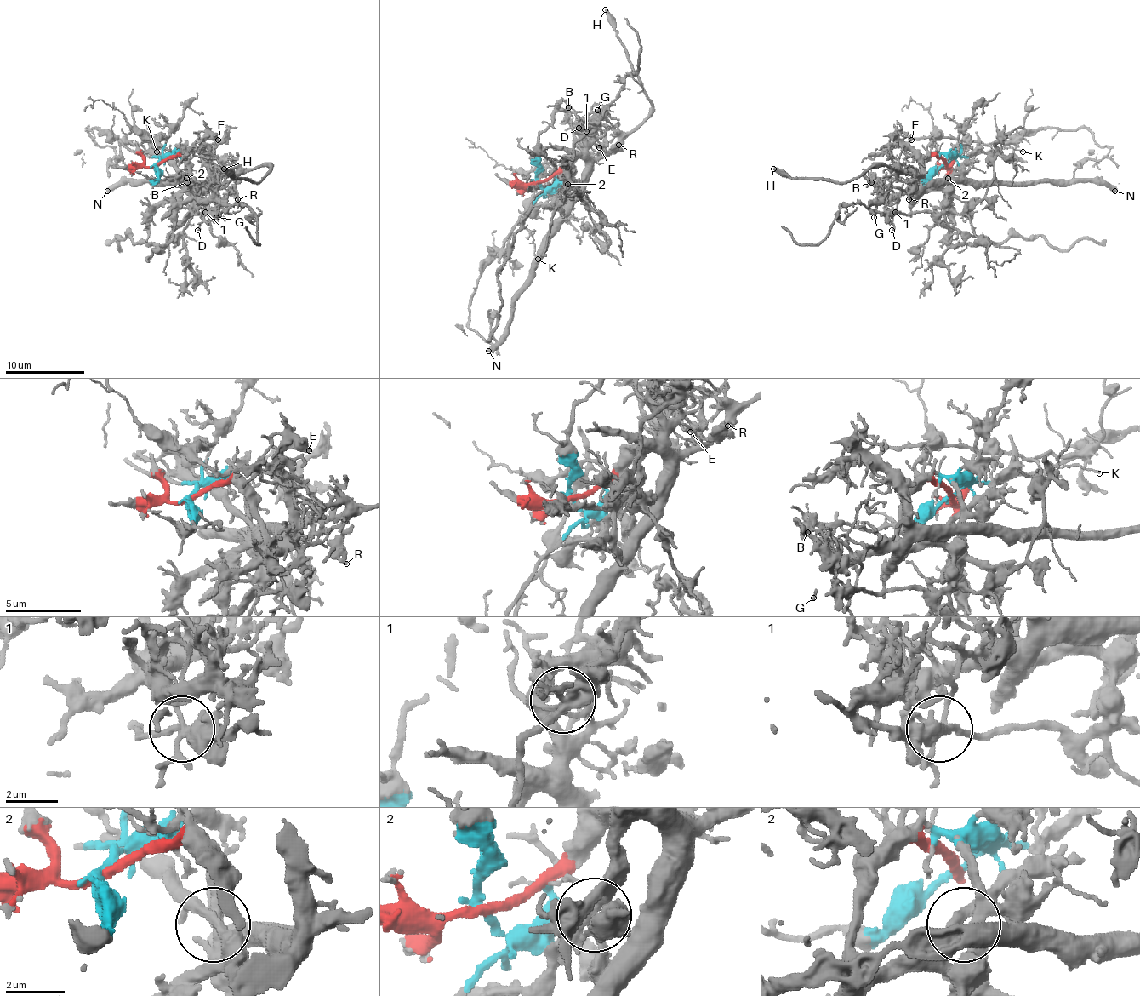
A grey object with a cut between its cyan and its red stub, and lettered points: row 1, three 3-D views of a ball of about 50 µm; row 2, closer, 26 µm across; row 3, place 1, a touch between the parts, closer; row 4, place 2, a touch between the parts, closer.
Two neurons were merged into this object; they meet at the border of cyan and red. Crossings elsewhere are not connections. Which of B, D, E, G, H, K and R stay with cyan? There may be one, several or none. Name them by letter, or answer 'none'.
none

